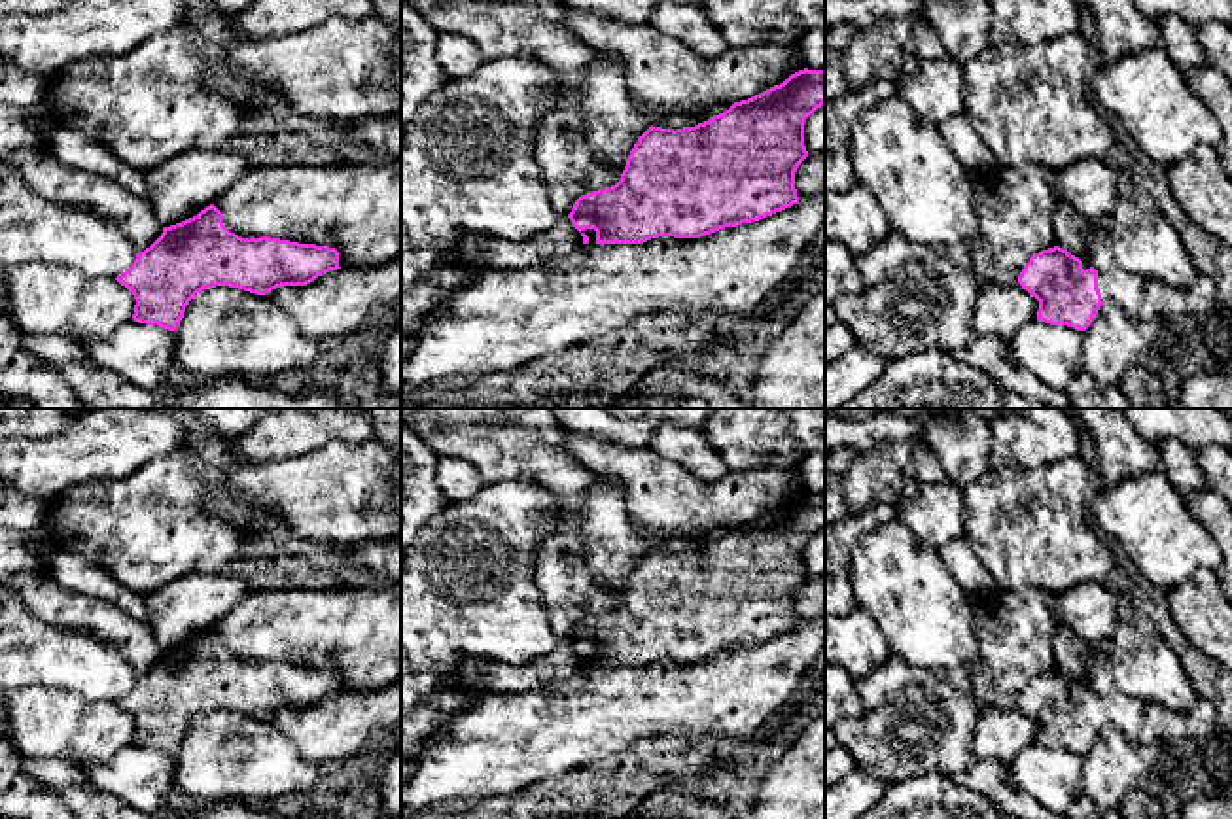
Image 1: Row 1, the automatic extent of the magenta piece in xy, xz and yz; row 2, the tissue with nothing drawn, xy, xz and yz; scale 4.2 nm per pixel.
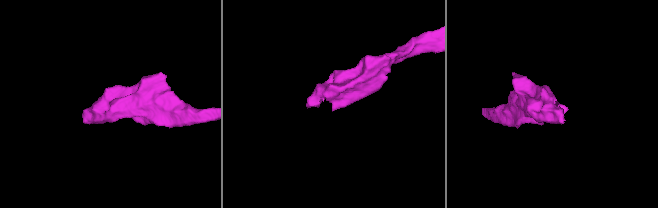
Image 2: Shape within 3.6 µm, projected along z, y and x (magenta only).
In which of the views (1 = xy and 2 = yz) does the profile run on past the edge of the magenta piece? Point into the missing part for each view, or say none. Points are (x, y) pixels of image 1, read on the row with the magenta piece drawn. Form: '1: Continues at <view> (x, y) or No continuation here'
1: No continuation here
2: Continues at yz (1117, 286)

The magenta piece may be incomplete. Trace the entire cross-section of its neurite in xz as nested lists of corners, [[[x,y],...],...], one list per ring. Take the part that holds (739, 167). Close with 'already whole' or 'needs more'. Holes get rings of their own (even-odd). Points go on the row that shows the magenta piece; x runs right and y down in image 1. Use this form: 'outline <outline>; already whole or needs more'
outline [[[799,70],[774,85],[704,123],[683,129],[649,127],[634,144],[621,180],[581,195],[568,214],[583,244],[643,244],[659,236],[700,238],[725,227],[759,221],[799,202],[797,166],[808,157],[804,146],[806,119],[825,104],[825,70]]]; needs more

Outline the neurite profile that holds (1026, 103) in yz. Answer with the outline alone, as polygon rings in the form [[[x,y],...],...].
[[[1077,32],[1039,45],[1003,38],[961,64],[965,115],[1003,168],[1037,165],[1062,170],[1081,159],[1105,159],[1115,132],[1084,93],[1084,64],[1096,57]]]

